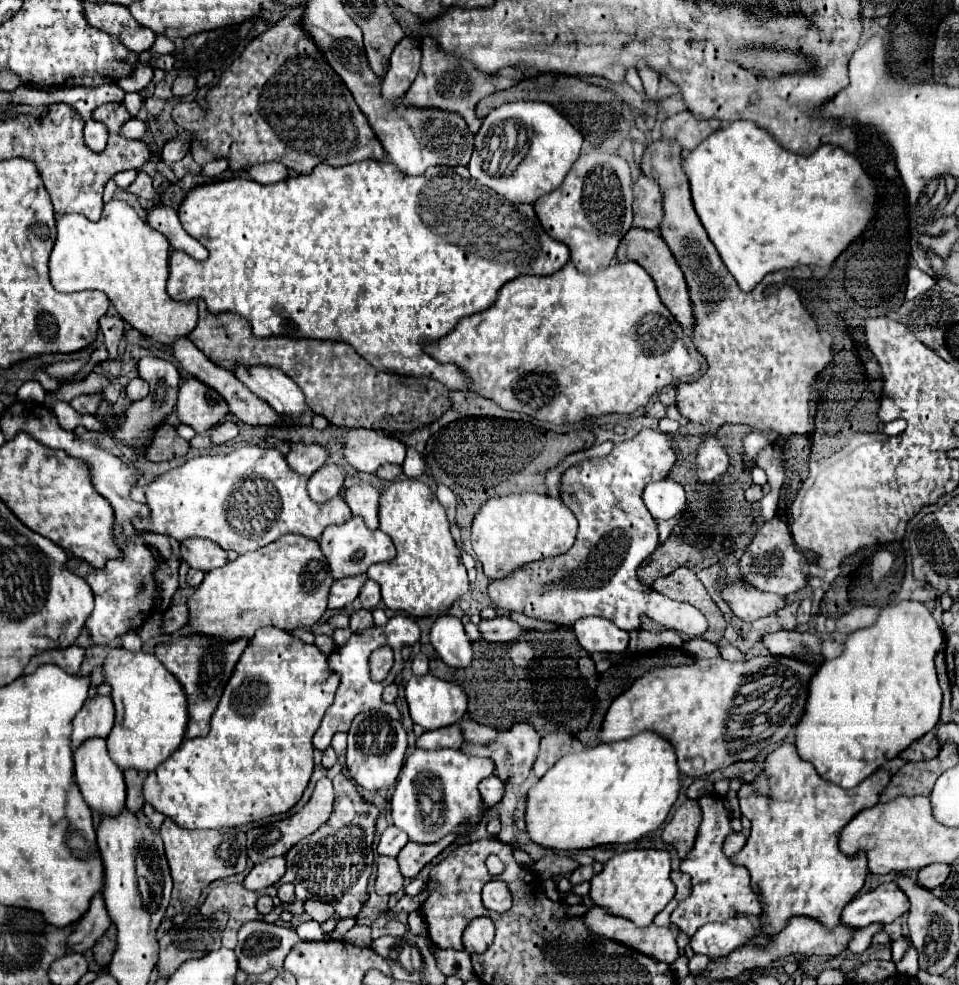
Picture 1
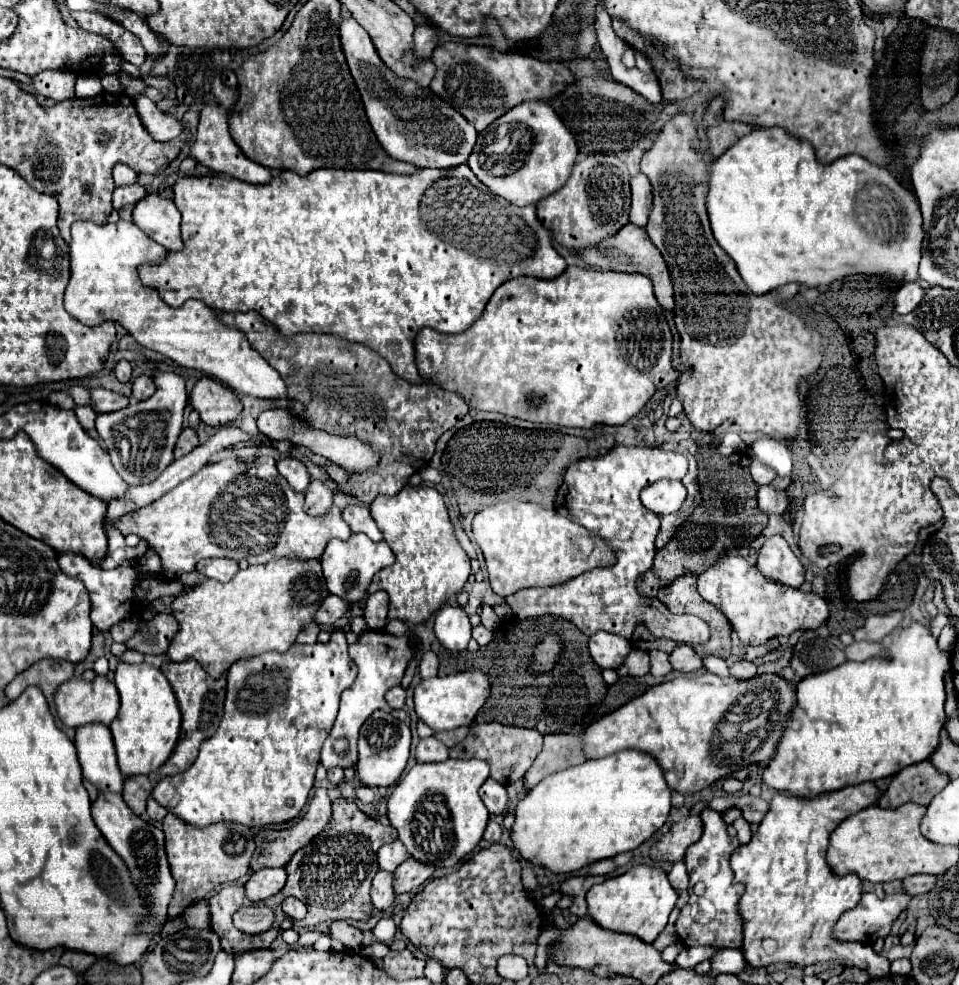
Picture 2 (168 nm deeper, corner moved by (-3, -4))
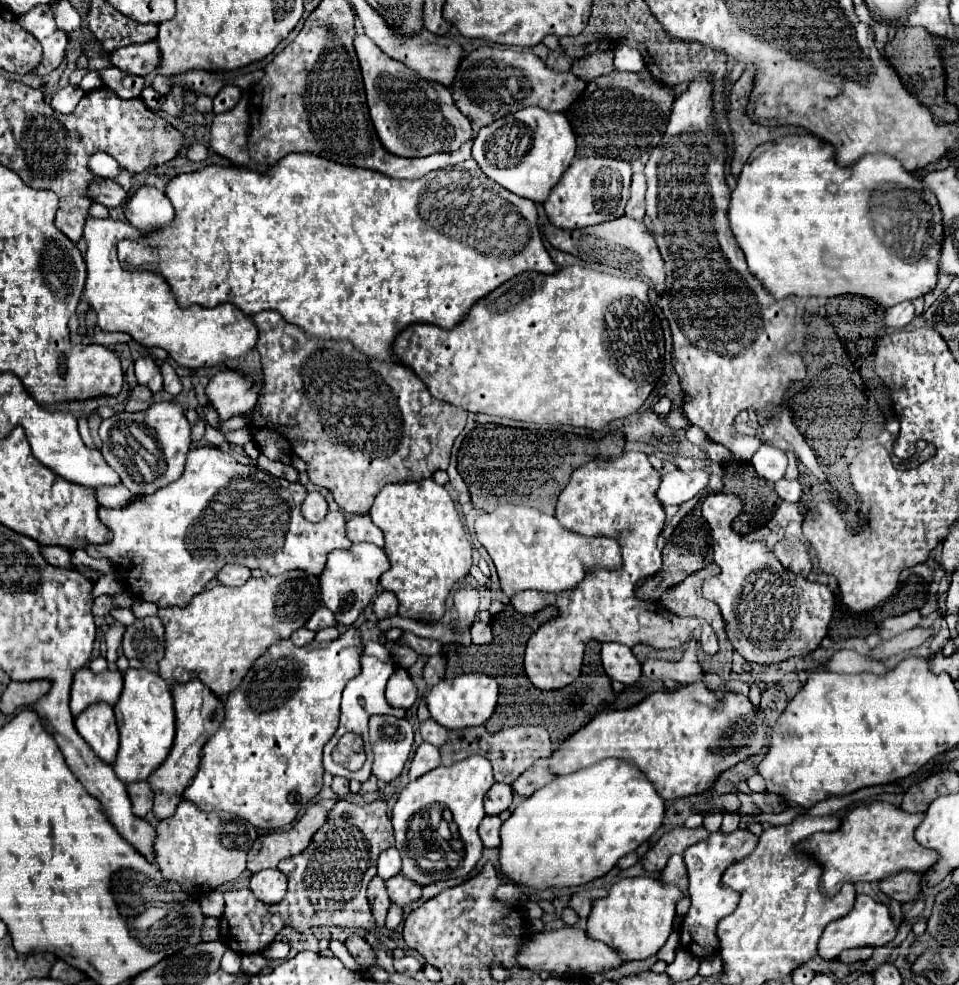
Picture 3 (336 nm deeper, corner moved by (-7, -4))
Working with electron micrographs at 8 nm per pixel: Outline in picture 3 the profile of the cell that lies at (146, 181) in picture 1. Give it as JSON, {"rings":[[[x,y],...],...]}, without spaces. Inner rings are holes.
{"rings":[[[103,180],[99,186],[93,186],[93,190],[89,194],[93,194],[95,200],[107,208],[123,206],[129,198],[127,190],[123,186],[119,186],[115,180]]]}

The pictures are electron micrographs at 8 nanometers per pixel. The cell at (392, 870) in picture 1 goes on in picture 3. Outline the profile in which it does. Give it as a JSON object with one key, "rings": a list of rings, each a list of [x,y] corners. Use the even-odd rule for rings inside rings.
{"rings":[[[375,876],[375,878],[369,882],[367,896],[369,896],[369,904],[371,904],[371,910],[373,910],[373,916],[375,916],[377,926],[383,926],[383,924],[385,924],[387,910],[389,910],[389,906],[391,906],[389,896],[387,896],[387,888],[385,888],[385,880],[379,878],[379,876]]]}

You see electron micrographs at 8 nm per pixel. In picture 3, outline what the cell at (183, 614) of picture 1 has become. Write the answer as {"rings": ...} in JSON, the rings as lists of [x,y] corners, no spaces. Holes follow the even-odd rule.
{"rings":[[[157,616],[135,620],[123,636],[123,652],[143,664],[155,664],[165,654],[165,628]]]}

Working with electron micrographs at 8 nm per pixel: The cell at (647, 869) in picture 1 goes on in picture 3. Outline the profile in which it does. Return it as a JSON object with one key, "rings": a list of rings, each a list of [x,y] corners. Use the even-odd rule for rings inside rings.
{"rings":[[[623,878],[611,886],[605,898],[593,902],[587,930],[589,936],[601,940],[625,954],[625,960],[645,960],[659,952],[673,930],[675,906],[683,892],[673,884],[655,878]]]}

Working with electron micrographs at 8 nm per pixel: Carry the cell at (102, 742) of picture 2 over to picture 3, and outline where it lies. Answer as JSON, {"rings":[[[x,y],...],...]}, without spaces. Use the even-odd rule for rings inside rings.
{"rings":[[[87,708],[75,718],[75,728],[101,762],[113,764],[119,750],[113,708]]]}

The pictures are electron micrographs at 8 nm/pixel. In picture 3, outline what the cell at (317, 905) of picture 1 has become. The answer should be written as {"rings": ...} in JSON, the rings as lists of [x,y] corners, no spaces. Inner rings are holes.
{"rings":[[[351,934],[347,940],[345,940],[345,946],[349,950],[349,954],[355,958],[355,962],[363,968],[369,968],[375,964],[375,954],[373,954],[373,948],[363,940],[359,938],[357,934]]]}

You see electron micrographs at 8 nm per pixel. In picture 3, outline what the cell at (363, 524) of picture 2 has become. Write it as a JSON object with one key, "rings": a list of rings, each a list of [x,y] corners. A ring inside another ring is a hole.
{"rings":[[[367,514],[349,518],[347,536],[351,542],[373,542],[377,546],[383,546],[383,532],[371,522]]]}

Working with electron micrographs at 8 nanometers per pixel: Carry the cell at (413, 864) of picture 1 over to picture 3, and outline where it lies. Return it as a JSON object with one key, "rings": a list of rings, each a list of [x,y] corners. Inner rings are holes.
{"rings":[[[397,874],[393,878],[387,880],[387,894],[391,898],[391,902],[399,904],[399,906],[407,906],[411,902],[415,902],[417,898],[421,898],[421,886],[413,880],[409,880],[405,874]]]}

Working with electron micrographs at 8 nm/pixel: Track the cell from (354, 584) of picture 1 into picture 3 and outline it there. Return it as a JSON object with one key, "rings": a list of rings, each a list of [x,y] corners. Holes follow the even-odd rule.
{"rings":[[[321,606],[309,620],[307,620],[307,624],[305,624],[309,630],[321,630],[321,628],[327,628],[327,626],[337,626],[337,618],[335,618],[335,614],[329,610],[329,608],[325,608],[325,606]]]}

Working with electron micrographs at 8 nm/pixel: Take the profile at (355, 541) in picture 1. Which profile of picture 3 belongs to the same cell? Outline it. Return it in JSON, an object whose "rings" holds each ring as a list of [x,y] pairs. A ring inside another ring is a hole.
{"rings":[[[361,542],[353,544],[349,550],[333,550],[327,558],[325,570],[319,576],[321,580],[321,594],[323,594],[323,604],[335,612],[337,622],[351,626],[357,616],[363,612],[363,608],[371,602],[371,598],[377,594],[377,584],[379,576],[389,570],[389,560],[383,548],[371,544],[371,542]]]}

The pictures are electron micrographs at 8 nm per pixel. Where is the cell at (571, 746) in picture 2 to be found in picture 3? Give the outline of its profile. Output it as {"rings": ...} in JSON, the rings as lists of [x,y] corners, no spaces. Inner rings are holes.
{"rings":[[[541,758],[537,760],[531,768],[527,768],[515,782],[513,782],[513,790],[519,796],[531,796],[533,792],[537,792],[541,786],[545,786],[547,782],[551,782],[555,776],[549,774],[549,758]]]}

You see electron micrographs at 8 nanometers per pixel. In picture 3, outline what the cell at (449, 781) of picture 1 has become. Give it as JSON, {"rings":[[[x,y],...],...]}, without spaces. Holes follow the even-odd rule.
{"rings":[[[469,756],[453,766],[439,766],[409,782],[401,790],[393,806],[391,822],[397,838],[395,846],[403,858],[401,872],[405,872],[405,876],[425,886],[445,878],[467,876],[475,868],[483,850],[483,842],[477,834],[477,828],[485,818],[483,796],[493,786],[493,782],[495,780],[489,760],[483,756]],[[411,844],[415,844],[421,854],[433,860],[435,868],[423,870],[411,852]]]}

